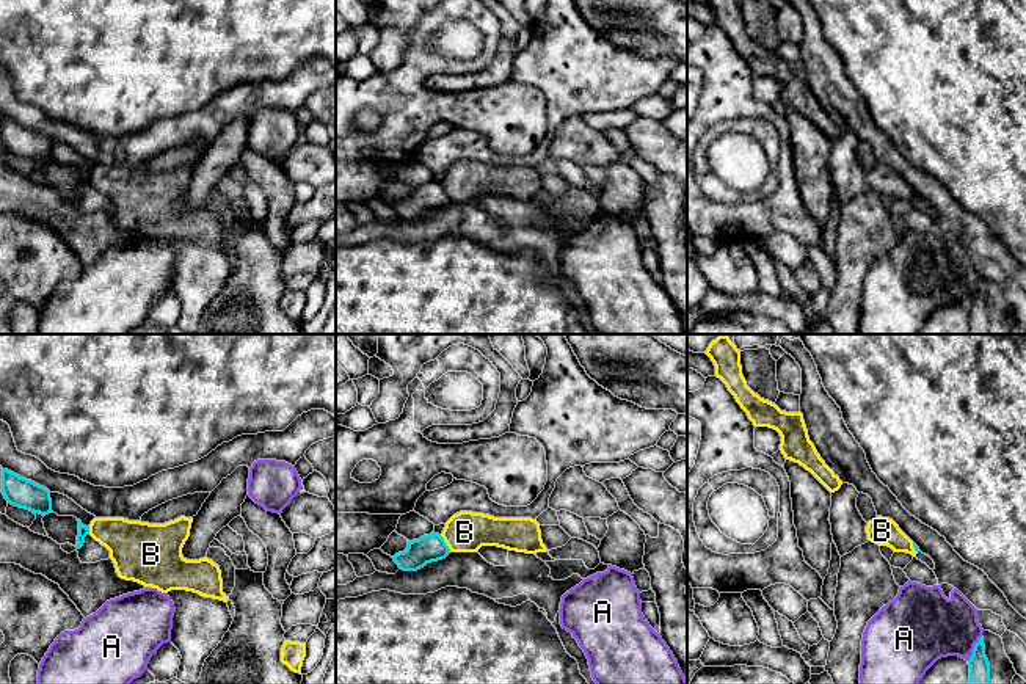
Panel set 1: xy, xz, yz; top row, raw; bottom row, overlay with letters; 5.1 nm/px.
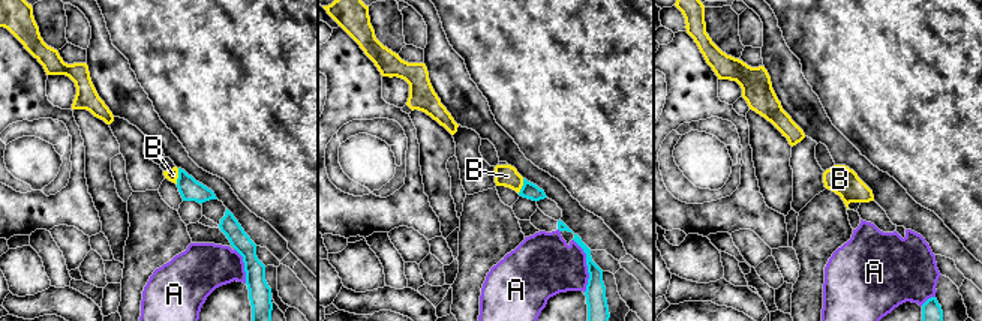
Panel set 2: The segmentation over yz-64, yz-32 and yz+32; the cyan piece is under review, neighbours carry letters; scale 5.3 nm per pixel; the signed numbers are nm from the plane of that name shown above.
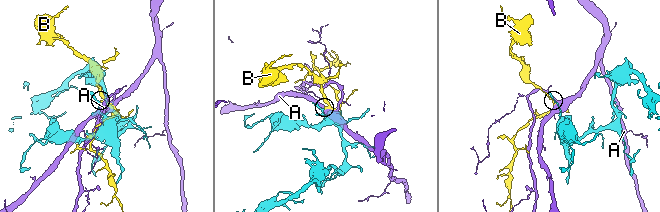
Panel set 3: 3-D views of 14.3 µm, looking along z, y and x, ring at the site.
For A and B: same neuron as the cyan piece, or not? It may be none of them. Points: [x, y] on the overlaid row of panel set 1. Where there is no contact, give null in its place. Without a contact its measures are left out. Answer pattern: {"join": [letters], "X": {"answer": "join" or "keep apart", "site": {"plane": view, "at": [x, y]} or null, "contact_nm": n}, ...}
{"join": [], "A": {"answer": "keep apart", "site": {"plane": "yz", "at": [975, 648]}, "contact_nm": 150}, "B": {"answer": "keep apart", "site": {"plane": "xz", "at": [444, 543]}, "contact_nm": 110}}

